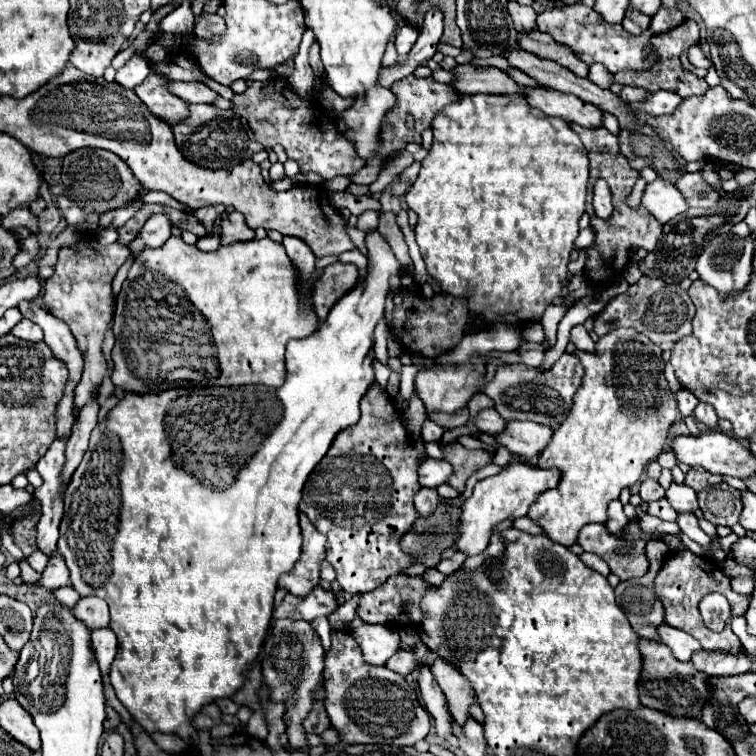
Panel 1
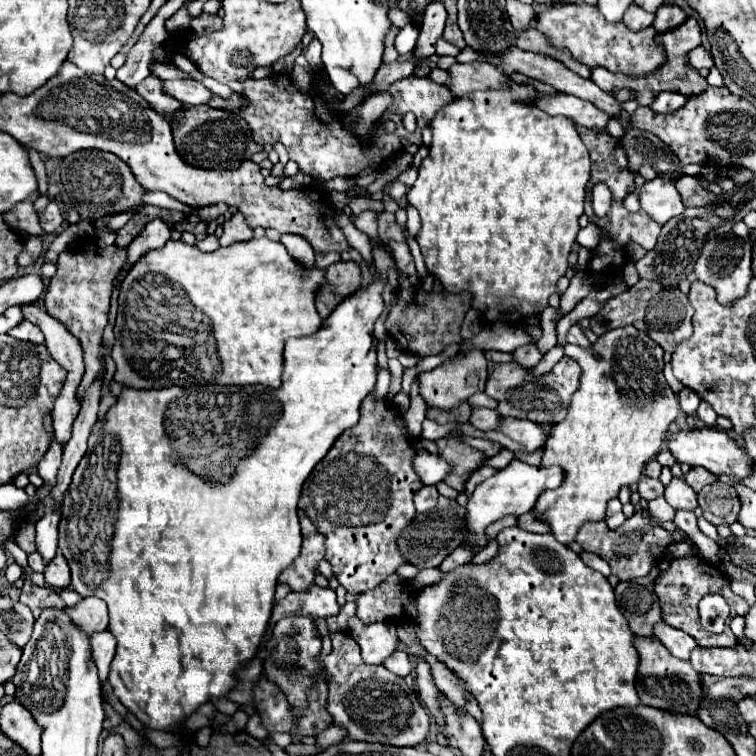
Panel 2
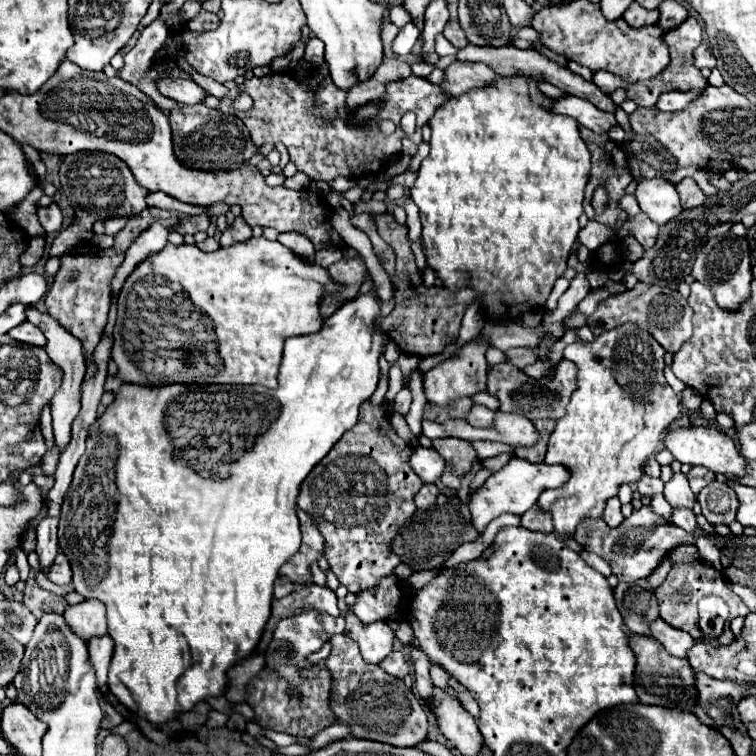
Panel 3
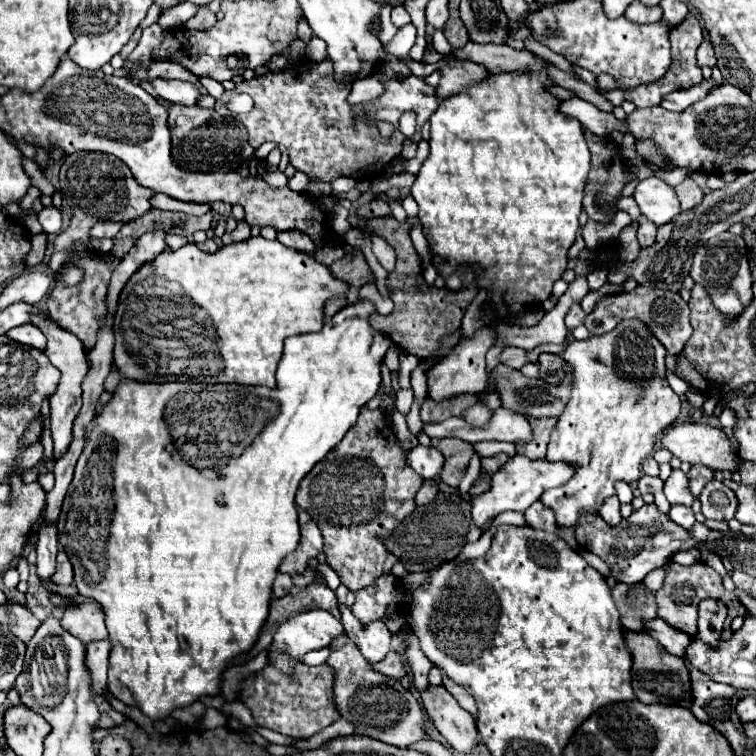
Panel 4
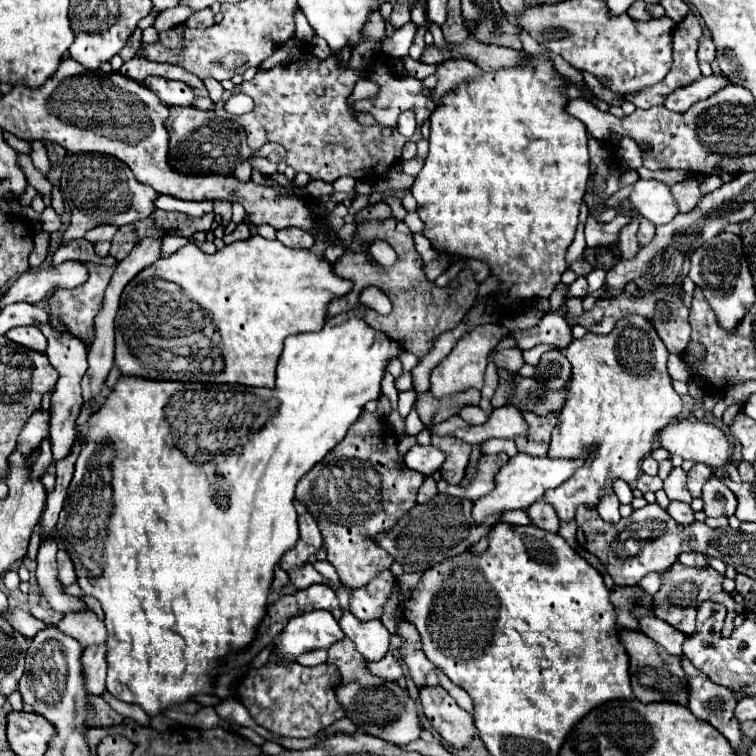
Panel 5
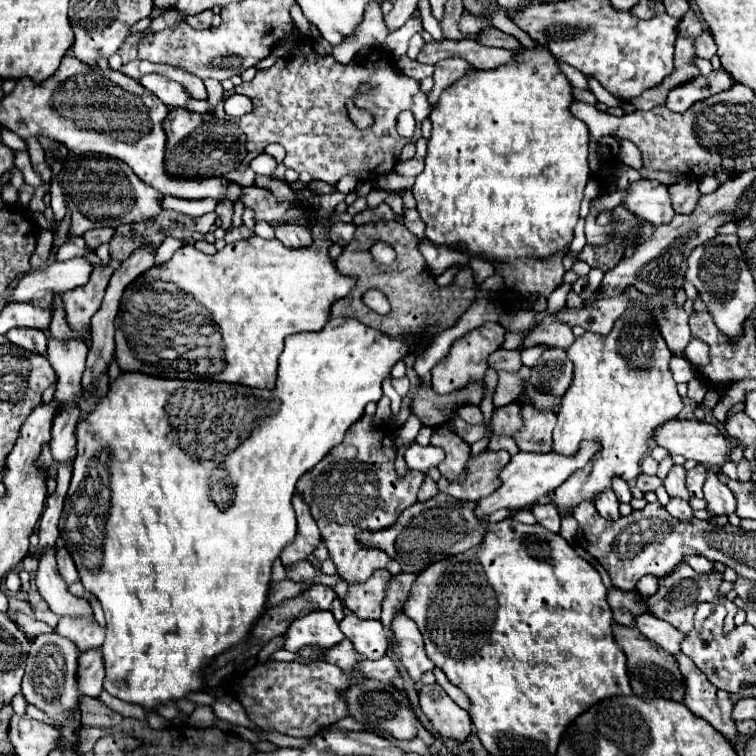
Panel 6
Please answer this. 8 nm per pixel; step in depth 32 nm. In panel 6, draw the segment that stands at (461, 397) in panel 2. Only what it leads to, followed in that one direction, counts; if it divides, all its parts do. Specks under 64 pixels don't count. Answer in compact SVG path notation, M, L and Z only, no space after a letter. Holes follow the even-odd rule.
M486 322L478 328L474 328L472 332L464 334L460 340L456 340L452 344L452 350L450 354L432 368L432 390L436 394L452 394L456 390L462 390L470 384L480 384L482 378L484 378L484 372L488 368L486 364L486 358L500 348L500 344L504 342L504 334L506 330L500 326L500 324L494 324L494 322Z

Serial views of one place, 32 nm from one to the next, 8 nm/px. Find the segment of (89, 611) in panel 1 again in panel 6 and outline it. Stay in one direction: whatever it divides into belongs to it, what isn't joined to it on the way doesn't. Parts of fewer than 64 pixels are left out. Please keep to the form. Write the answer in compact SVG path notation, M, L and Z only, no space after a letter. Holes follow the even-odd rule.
M60 618L56 632L68 636L82 652L88 648L98 648L104 644L106 628L100 626L96 618Z

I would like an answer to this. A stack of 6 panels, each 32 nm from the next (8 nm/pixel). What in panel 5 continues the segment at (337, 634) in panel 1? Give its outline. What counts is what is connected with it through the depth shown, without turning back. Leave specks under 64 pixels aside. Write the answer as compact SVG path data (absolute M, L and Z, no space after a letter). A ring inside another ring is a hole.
M342 638L334 642L328 648L328 664L336 666L340 672L340 682L336 686L336 698L340 706L344 708L346 718L350 718L360 732L382 738L396 746L406 746L420 738L422 724L420 724L420 712L416 708L414 698L408 694L408 690L400 688L398 682L382 680L380 676L374 676L366 668L366 660L360 656L352 640Z

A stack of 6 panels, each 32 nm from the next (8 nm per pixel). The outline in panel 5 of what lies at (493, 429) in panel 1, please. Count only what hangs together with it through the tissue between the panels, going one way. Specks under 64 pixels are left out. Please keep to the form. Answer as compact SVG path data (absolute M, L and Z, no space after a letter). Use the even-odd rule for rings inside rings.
M468 406L460 412L460 416L468 422L468 424L474 424L474 426L480 426L488 420L488 412L484 412L480 406Z

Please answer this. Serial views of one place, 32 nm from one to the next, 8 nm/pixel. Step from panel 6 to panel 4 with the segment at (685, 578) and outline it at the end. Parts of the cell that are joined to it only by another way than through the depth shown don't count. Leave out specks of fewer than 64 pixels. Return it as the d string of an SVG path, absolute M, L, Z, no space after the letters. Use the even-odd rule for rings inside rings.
M696 562L692 566L680 566L680 564L670 564L670 570L666 574L666 580L664 580L664 586L656 592L656 602L658 602L658 616L668 622L670 626L690 634L690 636L696 636L698 628L696 628L696 620L698 620L698 614L696 614L696 602L700 602L702 598L720 598L722 602L726 602L728 606L728 618L726 618L726 628L722 632L722 640L730 640L732 638L732 630L730 630L730 622L740 616L740 610L746 610L746 606L738 600L738 596L734 592L728 592L724 586L722 586L722 576L712 570L708 564L704 562Z

